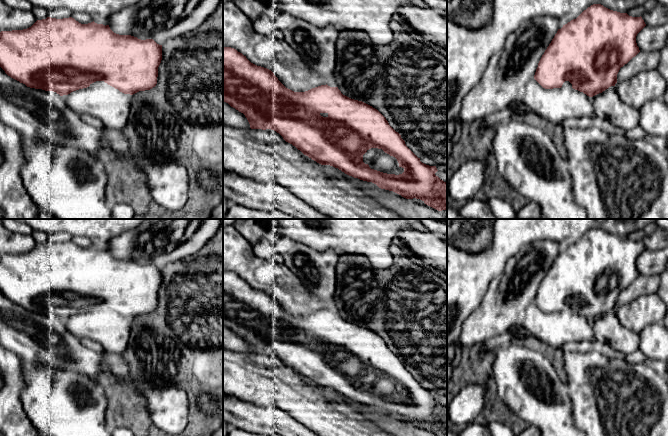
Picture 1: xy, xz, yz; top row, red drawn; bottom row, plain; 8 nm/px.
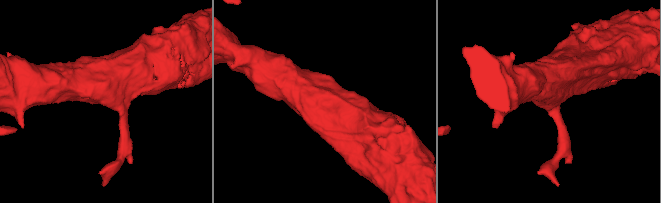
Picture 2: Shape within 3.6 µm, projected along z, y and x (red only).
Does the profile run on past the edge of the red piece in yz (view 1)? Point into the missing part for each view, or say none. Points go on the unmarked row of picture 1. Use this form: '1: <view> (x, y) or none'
1: none

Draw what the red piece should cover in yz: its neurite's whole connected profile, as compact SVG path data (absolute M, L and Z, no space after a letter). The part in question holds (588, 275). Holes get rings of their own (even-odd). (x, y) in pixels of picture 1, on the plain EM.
M593 228L576 243L558 253L542 279L534 303L545 313L561 312L565 305L589 321L602 317L617 307L617 298L639 276L637 258L646 250L642 241L610 234Z

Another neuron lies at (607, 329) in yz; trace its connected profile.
M611 310L602 317L591 321L594 337L601 344L628 355L639 350L639 334L623 326Z

